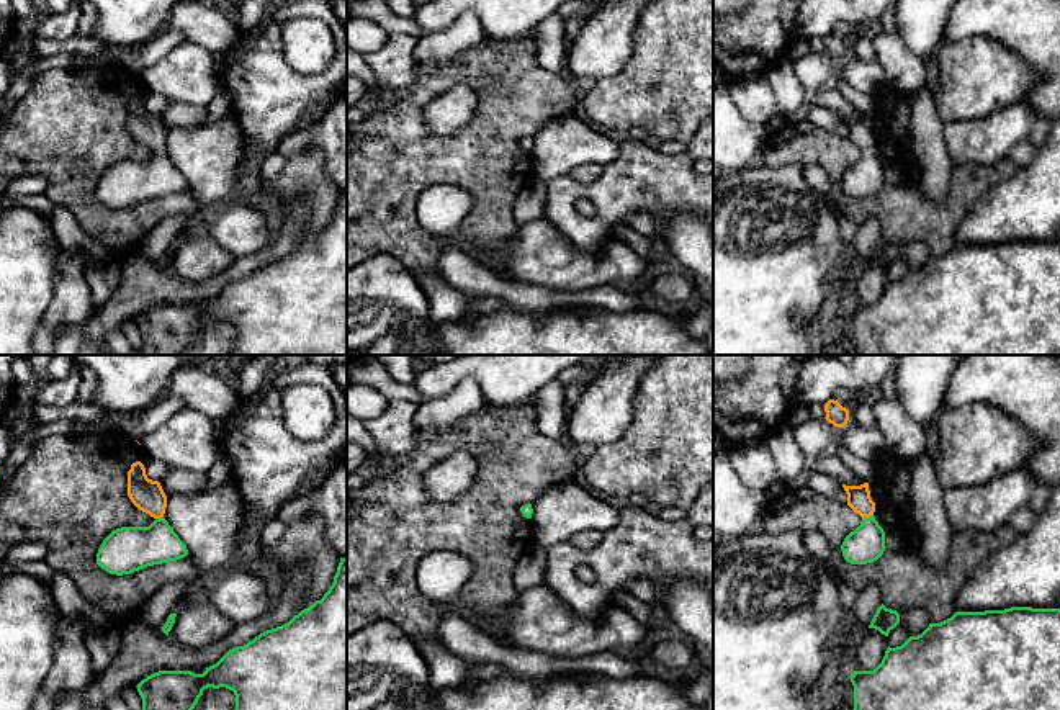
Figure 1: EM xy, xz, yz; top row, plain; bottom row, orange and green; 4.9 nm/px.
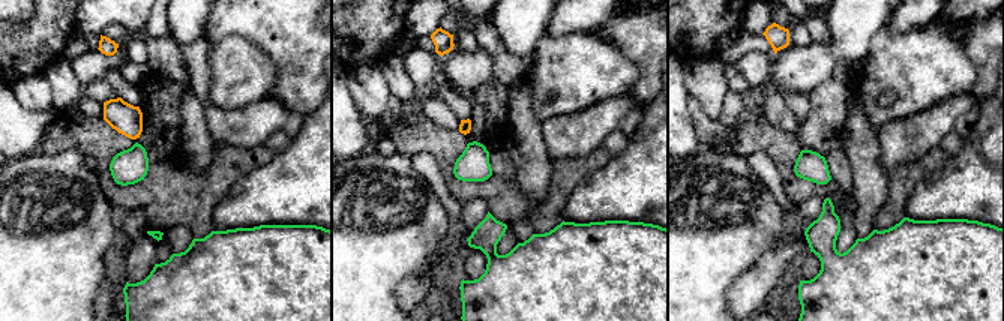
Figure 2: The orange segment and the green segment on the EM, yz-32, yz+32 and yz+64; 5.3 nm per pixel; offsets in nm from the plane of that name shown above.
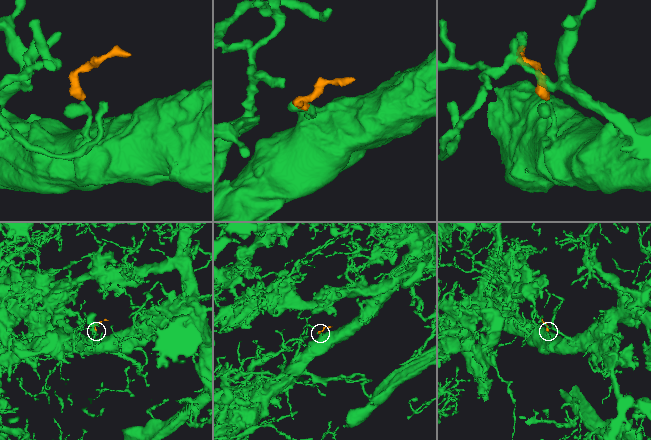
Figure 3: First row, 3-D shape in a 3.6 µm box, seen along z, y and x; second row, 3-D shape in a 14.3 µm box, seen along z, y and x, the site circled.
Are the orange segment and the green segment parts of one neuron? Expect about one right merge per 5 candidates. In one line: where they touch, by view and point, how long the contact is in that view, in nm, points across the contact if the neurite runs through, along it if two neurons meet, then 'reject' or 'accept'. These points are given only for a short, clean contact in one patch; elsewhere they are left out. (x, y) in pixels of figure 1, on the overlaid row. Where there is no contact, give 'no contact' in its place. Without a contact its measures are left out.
yz (867, 516) | 60 nm | across yz (859, 499), (867, 516), (866, 543) | accept

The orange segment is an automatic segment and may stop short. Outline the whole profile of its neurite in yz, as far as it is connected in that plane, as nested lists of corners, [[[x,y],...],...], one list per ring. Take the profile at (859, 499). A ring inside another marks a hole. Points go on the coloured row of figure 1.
[[[869,483],[860,486],[842,484],[847,506],[862,517],[860,525],[851,532],[842,545],[842,556],[851,564],[877,561],[885,551],[885,532],[874,517],[875,502],[870,497]]]

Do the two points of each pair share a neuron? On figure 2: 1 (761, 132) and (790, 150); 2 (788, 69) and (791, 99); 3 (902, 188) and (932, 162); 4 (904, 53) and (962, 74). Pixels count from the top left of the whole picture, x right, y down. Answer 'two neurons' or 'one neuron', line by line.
1: one neuron
2: two neurons
3: one neuron
4: one neuron

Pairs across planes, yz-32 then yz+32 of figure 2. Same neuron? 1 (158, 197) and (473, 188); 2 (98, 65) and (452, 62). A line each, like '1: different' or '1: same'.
1: same
2: different

